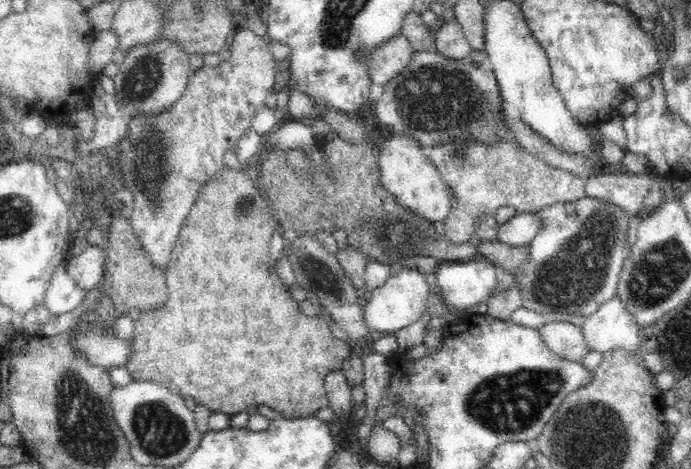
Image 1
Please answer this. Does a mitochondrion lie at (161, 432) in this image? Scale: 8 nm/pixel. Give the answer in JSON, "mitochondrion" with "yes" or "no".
{"mitochondrion":"yes"}

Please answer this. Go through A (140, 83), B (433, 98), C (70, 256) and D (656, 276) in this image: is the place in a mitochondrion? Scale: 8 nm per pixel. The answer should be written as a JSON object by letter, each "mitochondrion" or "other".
{"A":"mitochondrion","B":"mitochondrion","C":"other","D":"mitochondrion"}

